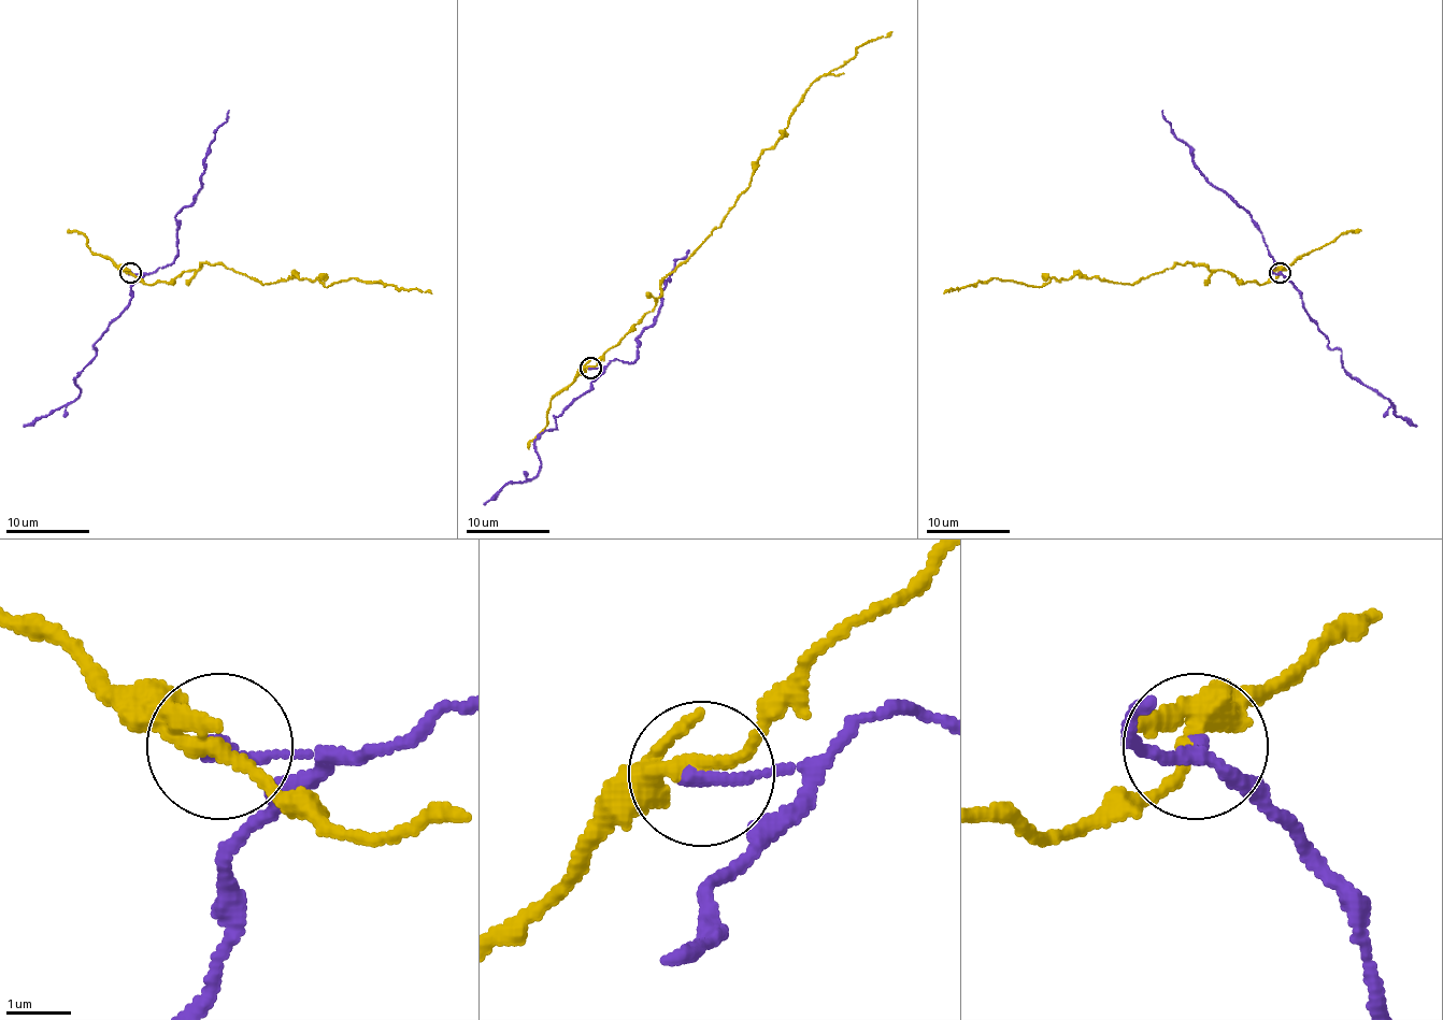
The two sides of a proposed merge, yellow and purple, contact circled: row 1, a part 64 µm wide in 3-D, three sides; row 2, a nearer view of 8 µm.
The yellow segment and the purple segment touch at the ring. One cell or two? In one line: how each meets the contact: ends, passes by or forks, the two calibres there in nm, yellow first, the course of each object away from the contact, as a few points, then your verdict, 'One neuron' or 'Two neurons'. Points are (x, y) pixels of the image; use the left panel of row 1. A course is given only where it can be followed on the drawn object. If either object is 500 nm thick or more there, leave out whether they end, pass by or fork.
At the ring yellow forks. At the ring purple ends. Thickness 180 nm (yellow) against 260 nm. Course of yellow: (130, 273), (145, 284), (172, 282), (208, 262), (262, 284), (294, 275), (329, 286), (353, 277), (432, 293). Course of purple: (130, 273), (143, 275), (130, 288), (130, 302), (95, 344), (95, 357), (74, 377), (81, 394), (24, 426). Two neurons

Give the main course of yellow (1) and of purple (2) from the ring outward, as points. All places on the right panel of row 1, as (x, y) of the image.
1: (1281, 273), (1266, 284), (1241, 282), (1186, 262), (1131, 284), (1073, 275), (1025, 286), (996, 277), (943, 293)
2: (1281, 273), (1341, 357), (1341, 365), (1383, 394), (1394, 405), (1396, 415), (1416, 426)

